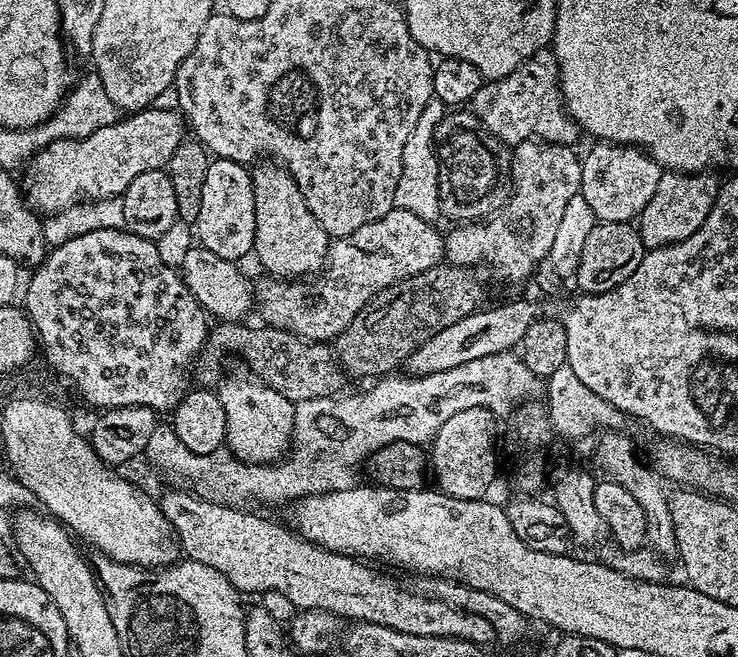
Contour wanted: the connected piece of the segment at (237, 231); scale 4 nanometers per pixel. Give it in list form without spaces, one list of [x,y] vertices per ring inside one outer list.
[[[213,159],[206,170],[206,182],[202,182],[202,210],[194,228],[200,235],[199,243],[212,250],[219,258],[240,262],[254,246],[254,190],[252,174],[245,165],[233,160]]]

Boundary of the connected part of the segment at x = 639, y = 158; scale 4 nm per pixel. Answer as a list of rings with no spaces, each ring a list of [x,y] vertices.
[[[611,142],[593,143],[588,153],[583,153],[580,169],[582,182],[579,196],[586,198],[597,221],[627,224],[639,217],[640,211],[654,198],[654,189],[662,175],[662,169],[642,148],[630,144]]]

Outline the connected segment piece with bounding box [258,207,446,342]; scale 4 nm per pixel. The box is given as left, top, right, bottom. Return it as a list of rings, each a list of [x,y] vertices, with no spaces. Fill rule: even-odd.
[[[393,207],[392,211],[387,212],[382,218],[377,220],[371,220],[368,224],[363,224],[358,230],[354,230],[354,234],[349,236],[341,236],[333,239],[330,244],[330,263],[323,269],[321,278],[317,284],[307,284],[309,281],[304,278],[268,278],[268,281],[264,285],[258,288],[258,310],[260,306],[260,312],[265,316],[267,323],[274,328],[280,328],[282,331],[292,332],[296,336],[301,336],[306,340],[310,341],[323,341],[332,342],[335,341],[336,337],[339,336],[342,330],[346,330],[346,326],[350,326],[350,322],[354,322],[356,317],[361,310],[368,305],[374,297],[376,297],[380,291],[384,288],[388,288],[391,284],[395,284],[398,280],[405,280],[407,276],[413,276],[419,272],[425,272],[434,267],[435,264],[441,263],[445,259],[446,253],[444,250],[445,237],[439,236],[435,232],[433,225],[429,221],[424,220],[418,214],[410,214],[410,210],[402,210],[398,207]]]

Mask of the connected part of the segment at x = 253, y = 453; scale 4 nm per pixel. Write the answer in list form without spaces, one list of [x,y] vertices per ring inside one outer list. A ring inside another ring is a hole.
[[[232,376],[219,385],[222,410],[226,410],[226,448],[247,464],[271,464],[281,459],[290,446],[296,406],[263,380],[251,379]]]

